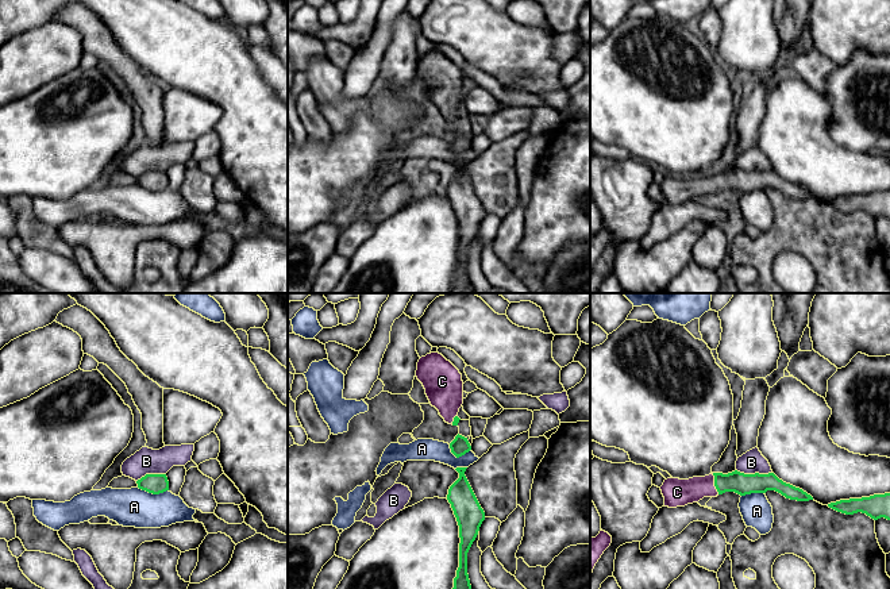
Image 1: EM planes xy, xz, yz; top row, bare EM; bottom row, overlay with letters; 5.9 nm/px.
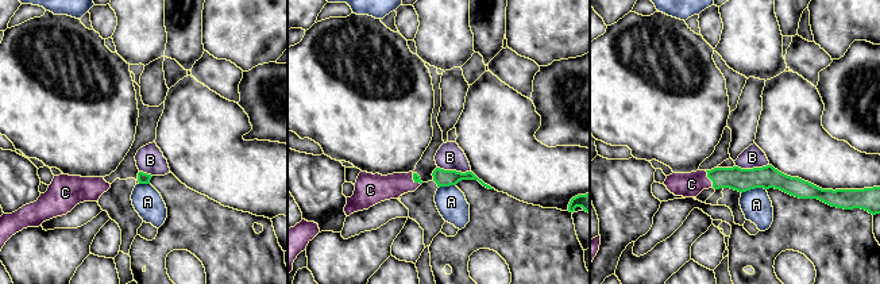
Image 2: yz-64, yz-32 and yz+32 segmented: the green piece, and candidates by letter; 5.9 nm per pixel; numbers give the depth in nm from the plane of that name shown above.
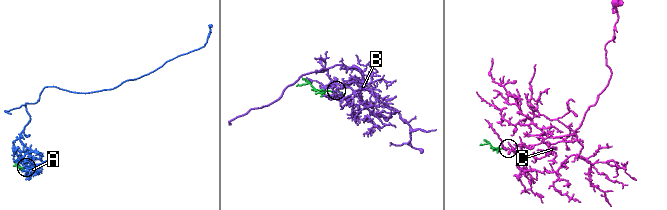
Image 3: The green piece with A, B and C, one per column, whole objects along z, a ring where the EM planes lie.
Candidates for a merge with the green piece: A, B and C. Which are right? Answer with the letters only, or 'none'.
C

